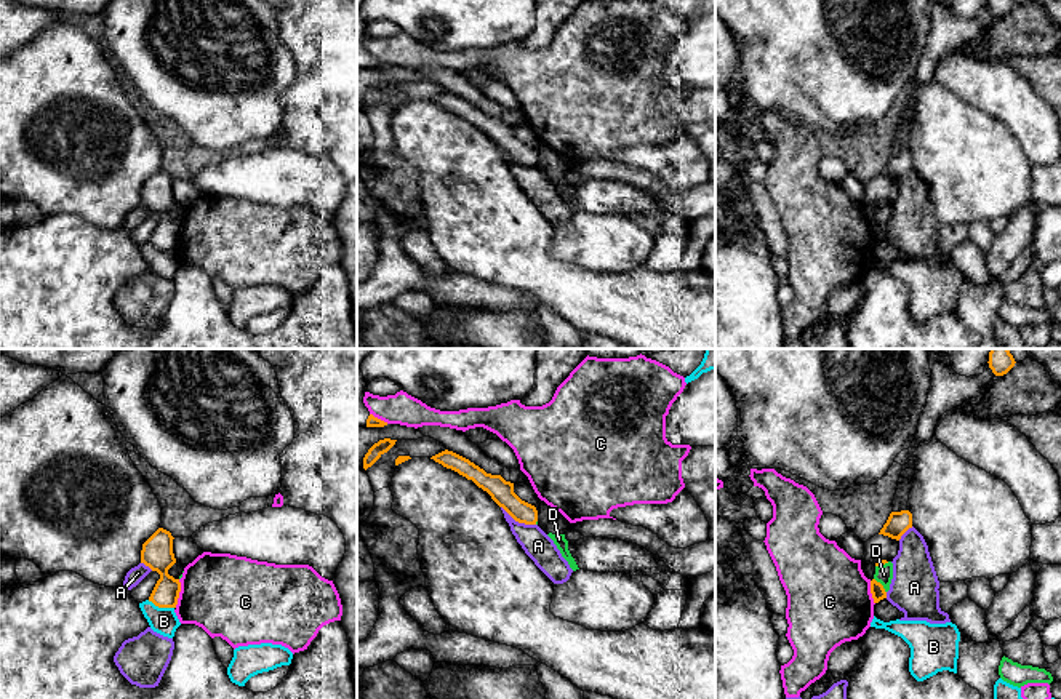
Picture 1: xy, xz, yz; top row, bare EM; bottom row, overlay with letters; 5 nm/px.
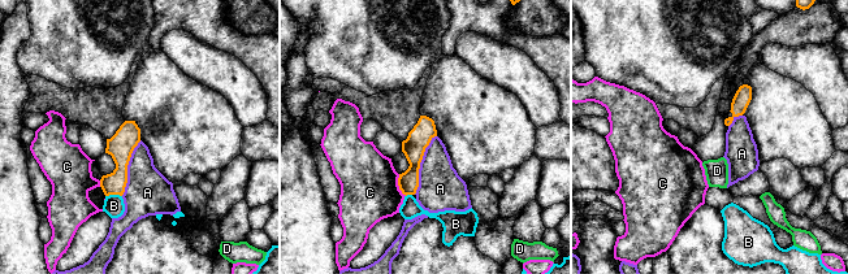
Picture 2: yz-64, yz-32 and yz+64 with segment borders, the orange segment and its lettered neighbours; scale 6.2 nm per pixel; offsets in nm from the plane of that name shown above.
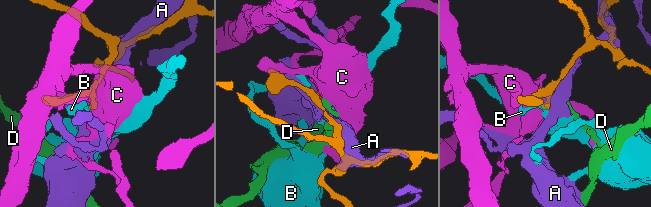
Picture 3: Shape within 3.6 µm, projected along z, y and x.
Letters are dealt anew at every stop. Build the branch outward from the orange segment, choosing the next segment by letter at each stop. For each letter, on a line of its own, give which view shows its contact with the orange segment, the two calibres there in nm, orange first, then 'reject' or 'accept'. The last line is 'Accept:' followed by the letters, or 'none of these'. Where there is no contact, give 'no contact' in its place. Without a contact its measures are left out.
A: meets orange in xz; 120 nm thick on the orange side, 150 nm on the other; reject
B: meets orange in xy; 150 nm thick on the orange side, 140 nm on the other; reject
C: meets orange in xy; 160 nm thick on the orange side, 420 nm on the other; reject
D: meets orange in yz; 70 nm thick on the orange side, 90 nm on the other; reject
Accept: none of these

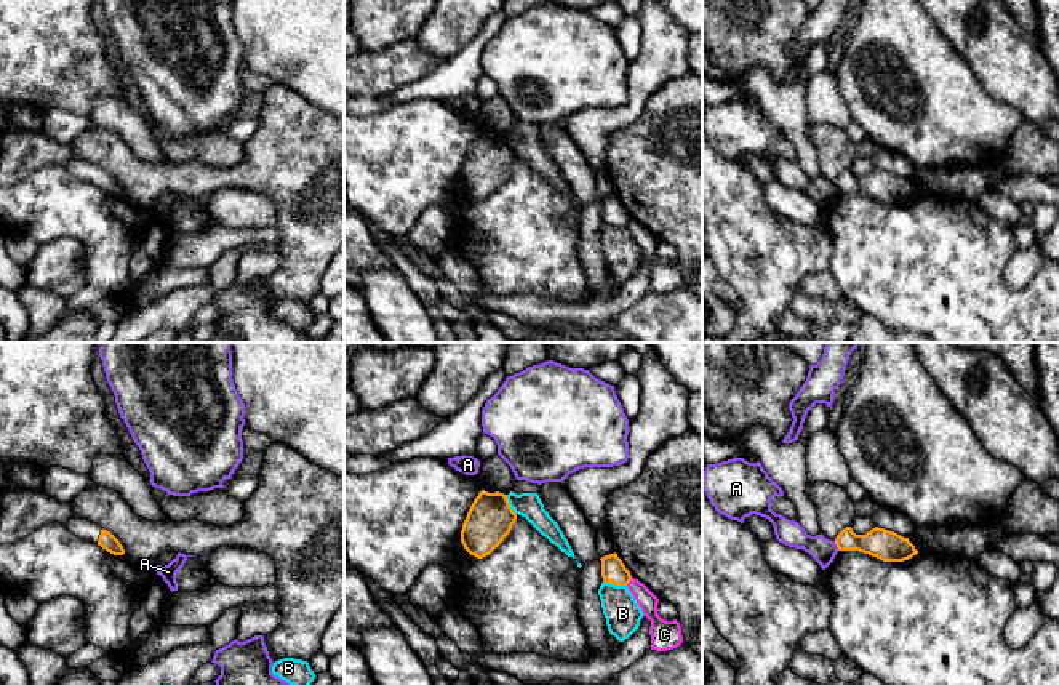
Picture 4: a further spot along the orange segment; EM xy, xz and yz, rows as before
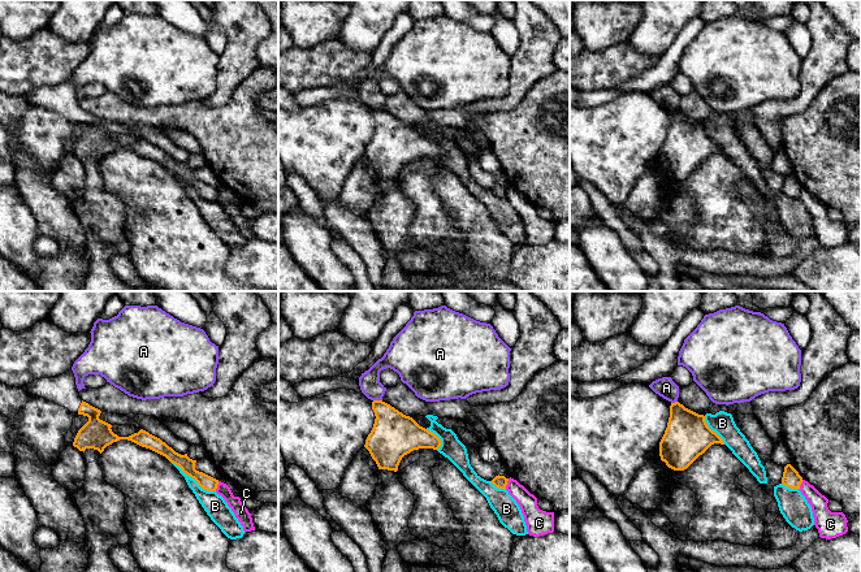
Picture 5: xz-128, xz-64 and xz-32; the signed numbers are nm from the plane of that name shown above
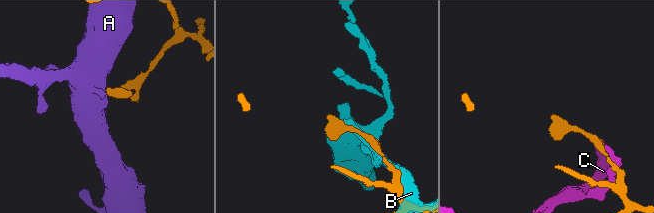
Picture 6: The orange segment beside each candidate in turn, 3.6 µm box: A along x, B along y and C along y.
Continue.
A: meets orange in yz; 150 nm thick on the orange side, 130 nm on the other; reject
B: meets orange in xz; 120 nm thick on the orange side, 180 nm on the other; reject
C: meets orange in xz; 120 nm thick on the orange side, 100 nm on the other; reject
Accept: none of these

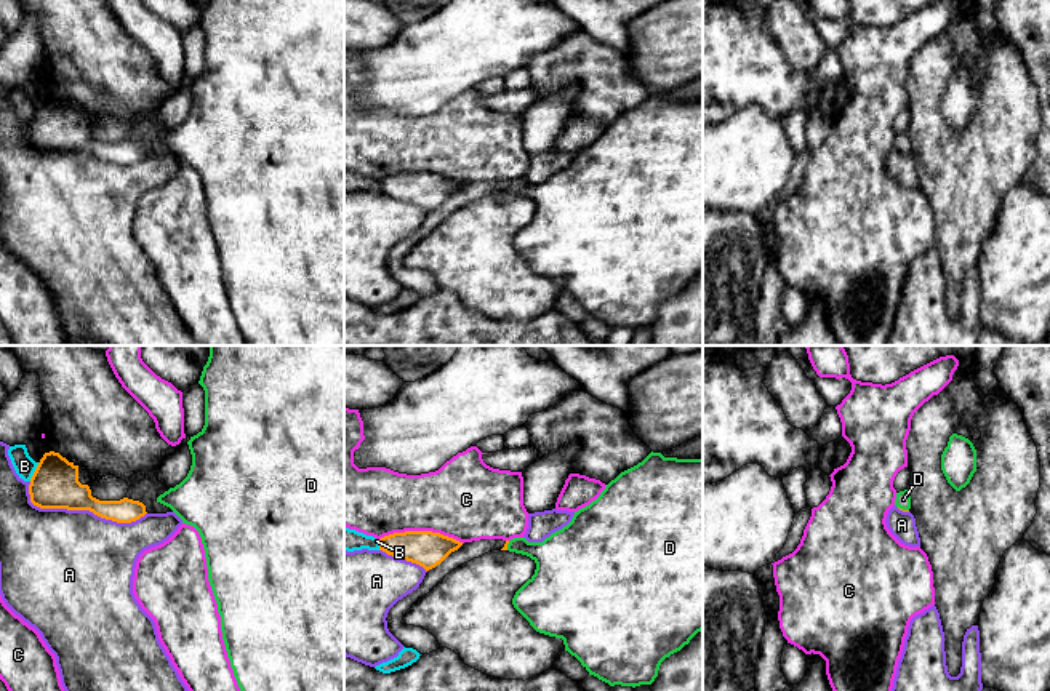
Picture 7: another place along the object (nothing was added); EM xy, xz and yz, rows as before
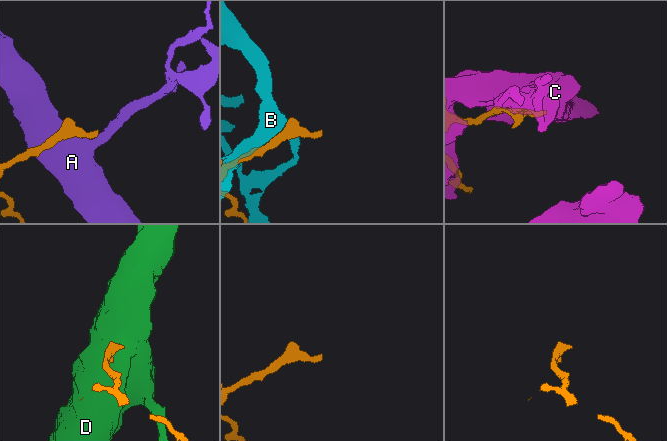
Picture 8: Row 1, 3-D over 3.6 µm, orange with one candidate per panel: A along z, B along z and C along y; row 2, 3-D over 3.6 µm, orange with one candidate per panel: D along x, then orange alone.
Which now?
A: meets orange in xy; 240 nm thick on the orange side, 480 nm on the other; reject
B: meets orange in xy; 240 nm thick on the orange side, 110 nm on the other; reject
C: meets orange in xz; 180 nm thick on the orange side, 380 nm on the other; reject
D: meets orange in yz; 20 nm thick on the orange side, 80 nm on the other; accept
Accept: D

